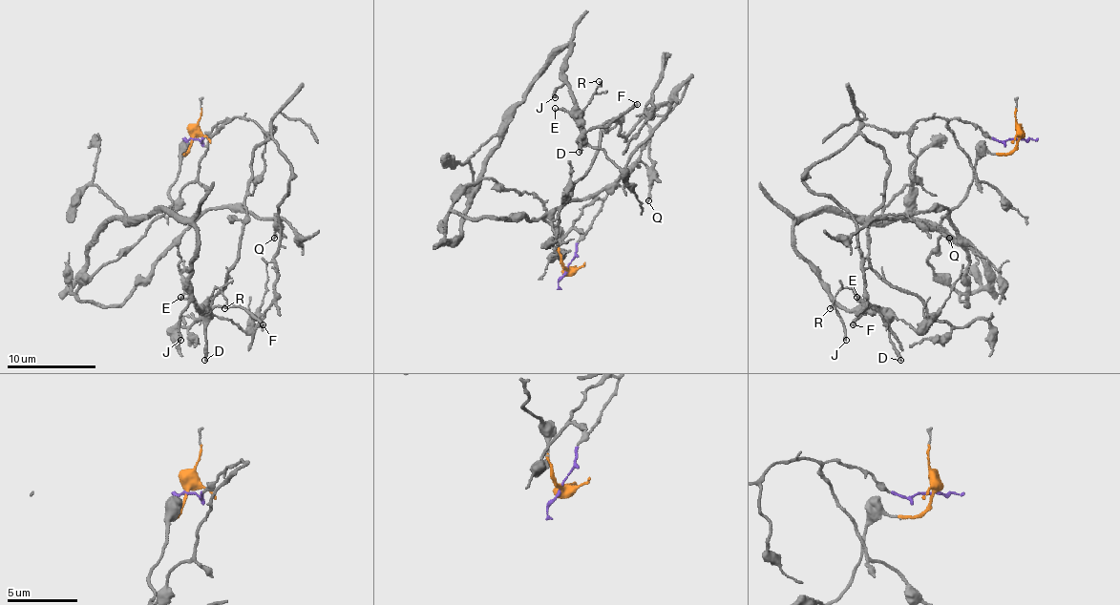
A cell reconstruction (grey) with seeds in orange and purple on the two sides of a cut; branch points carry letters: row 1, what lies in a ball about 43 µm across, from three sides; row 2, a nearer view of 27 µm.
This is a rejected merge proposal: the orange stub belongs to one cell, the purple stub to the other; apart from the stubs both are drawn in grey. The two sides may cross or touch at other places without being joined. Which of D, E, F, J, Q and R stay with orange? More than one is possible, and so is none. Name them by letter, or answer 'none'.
D, E, F, J, Q, R

